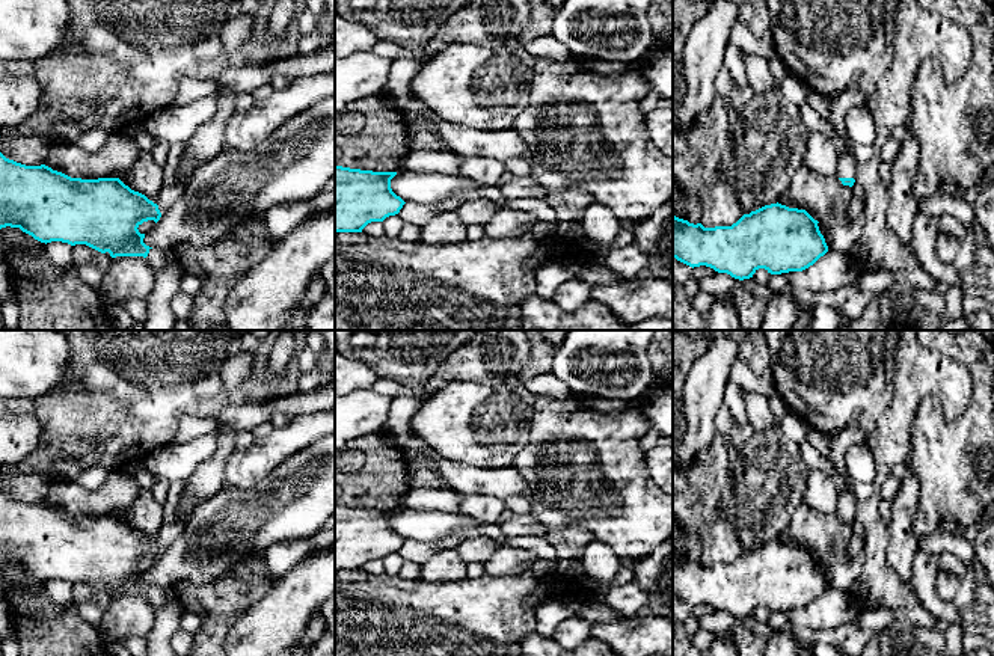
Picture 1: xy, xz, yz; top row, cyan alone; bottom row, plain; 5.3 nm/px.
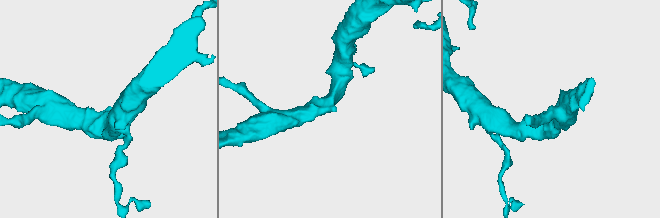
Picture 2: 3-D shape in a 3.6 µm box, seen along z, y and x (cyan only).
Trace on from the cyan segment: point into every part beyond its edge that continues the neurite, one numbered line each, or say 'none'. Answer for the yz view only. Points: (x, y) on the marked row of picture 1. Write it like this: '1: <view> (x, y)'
1: yz (848, 166)

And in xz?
none

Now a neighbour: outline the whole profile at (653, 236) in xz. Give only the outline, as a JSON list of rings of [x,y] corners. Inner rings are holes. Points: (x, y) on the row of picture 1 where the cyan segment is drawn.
[[[673,198],[647,220],[635,223],[634,244],[647,255],[647,264],[644,268],[646,276],[673,282]]]

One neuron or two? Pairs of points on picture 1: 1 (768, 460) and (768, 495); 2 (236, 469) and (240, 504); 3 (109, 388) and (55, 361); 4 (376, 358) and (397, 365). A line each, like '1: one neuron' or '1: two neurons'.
1: one neuron
2: two neurons
3: two neurons
4: one neuron

